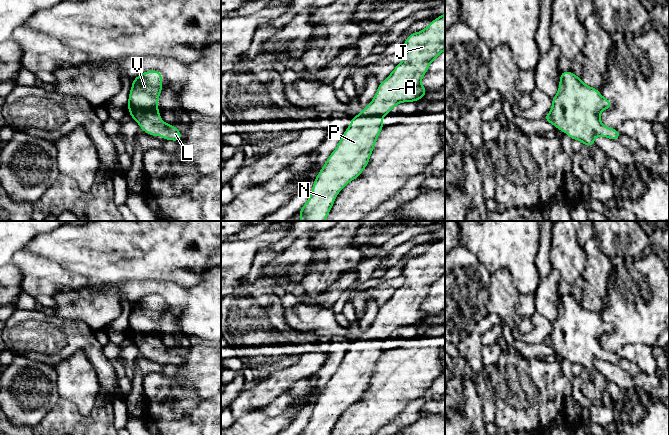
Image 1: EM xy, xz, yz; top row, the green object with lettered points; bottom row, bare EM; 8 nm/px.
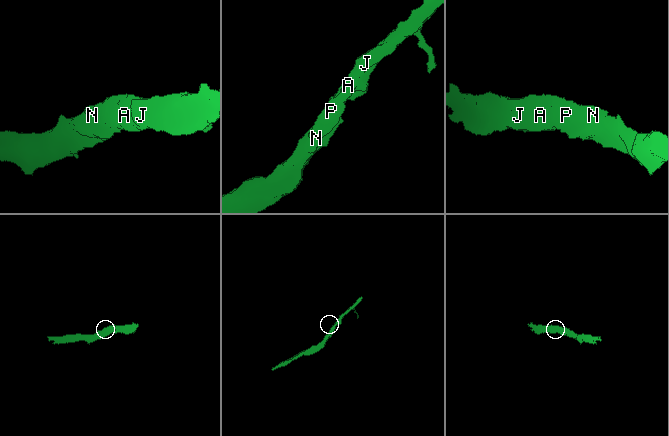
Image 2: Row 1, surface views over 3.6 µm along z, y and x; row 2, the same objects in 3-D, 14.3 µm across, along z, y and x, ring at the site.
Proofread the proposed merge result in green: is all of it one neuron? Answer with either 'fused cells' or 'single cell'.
single cell

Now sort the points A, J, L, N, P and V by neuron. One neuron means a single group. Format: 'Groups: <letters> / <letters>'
Groups: A J L N P V

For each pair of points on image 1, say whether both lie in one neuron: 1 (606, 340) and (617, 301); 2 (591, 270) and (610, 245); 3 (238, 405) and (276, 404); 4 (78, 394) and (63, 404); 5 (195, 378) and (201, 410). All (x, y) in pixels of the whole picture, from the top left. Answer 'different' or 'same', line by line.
1: same
2: different
3: different
4: different
5: different

